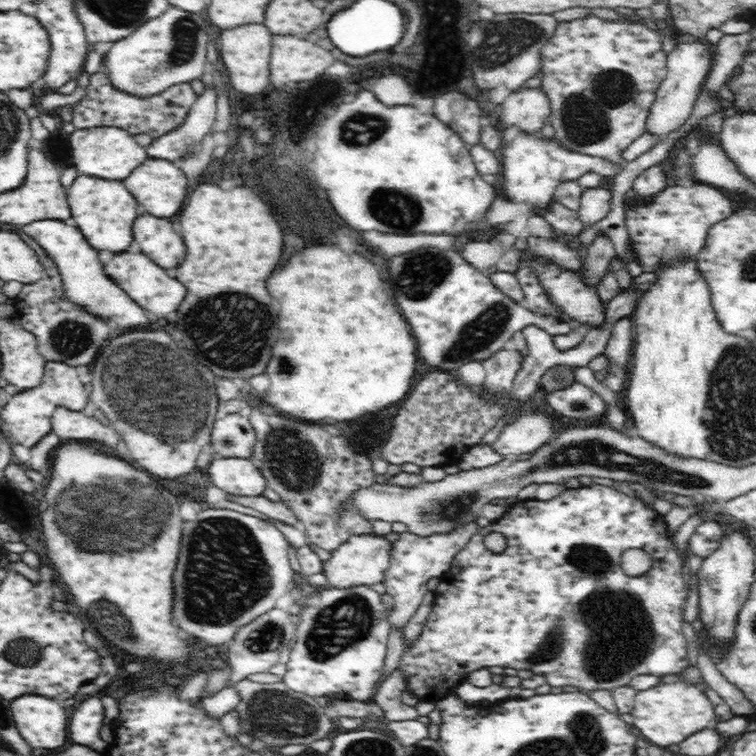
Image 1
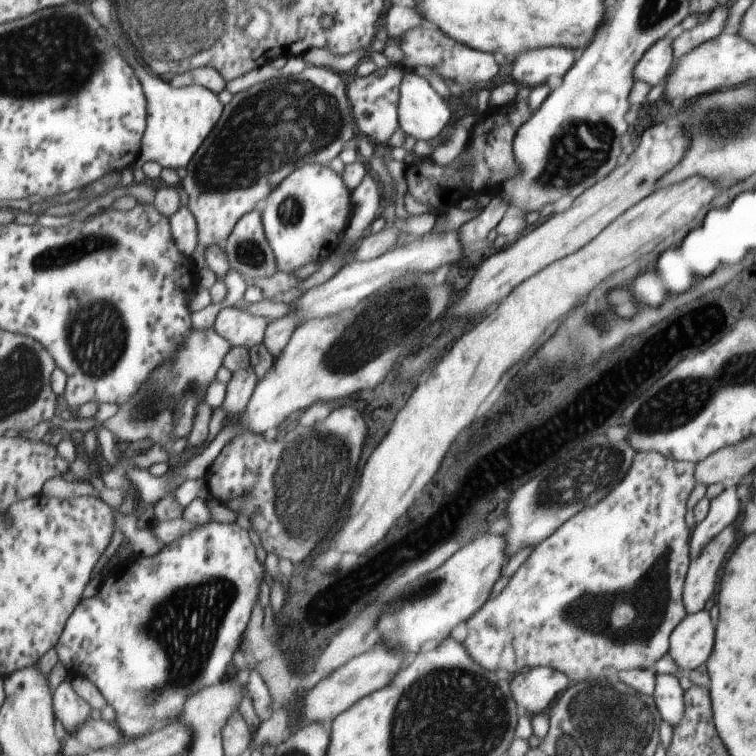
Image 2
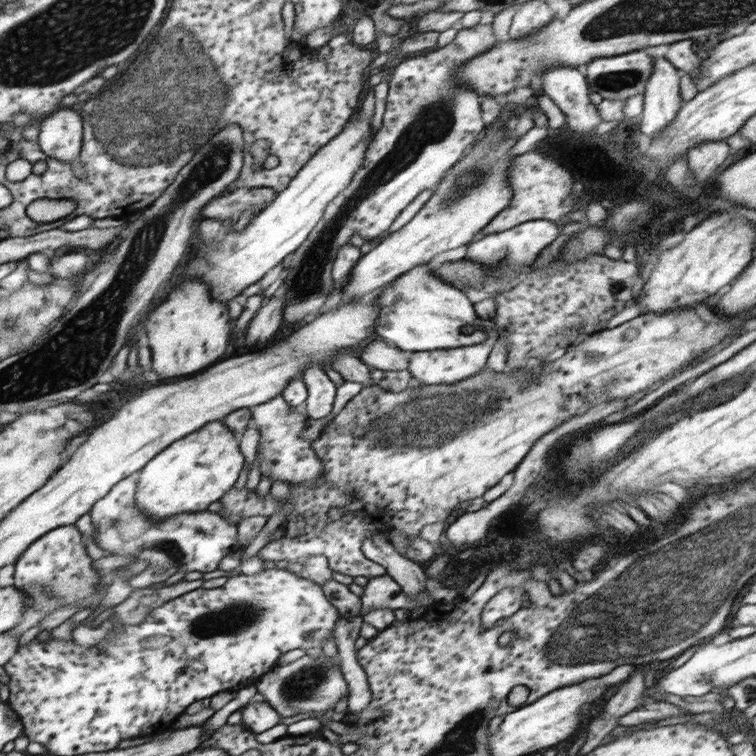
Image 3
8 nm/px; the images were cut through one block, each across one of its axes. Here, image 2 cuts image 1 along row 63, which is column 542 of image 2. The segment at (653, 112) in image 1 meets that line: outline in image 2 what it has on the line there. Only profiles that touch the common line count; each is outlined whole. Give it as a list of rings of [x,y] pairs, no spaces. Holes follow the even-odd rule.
[[[535,667],[528,672],[514,673],[509,684],[517,706],[532,716],[545,710],[551,700],[569,686],[569,677],[557,669]]]

